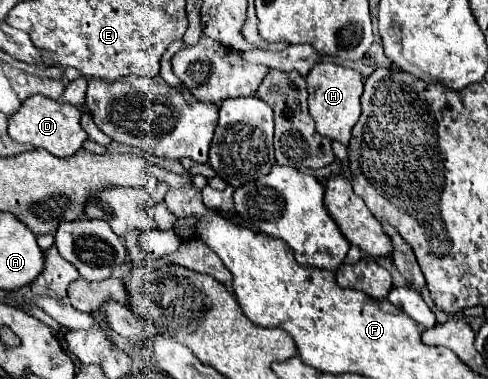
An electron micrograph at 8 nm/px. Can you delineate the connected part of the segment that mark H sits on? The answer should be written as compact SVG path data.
M321 62L307 74L309 90L309 114L315 120L317 132L331 140L349 144L353 124L361 114L361 94L363 94L363 76L357 70L343 68L333 62Z

